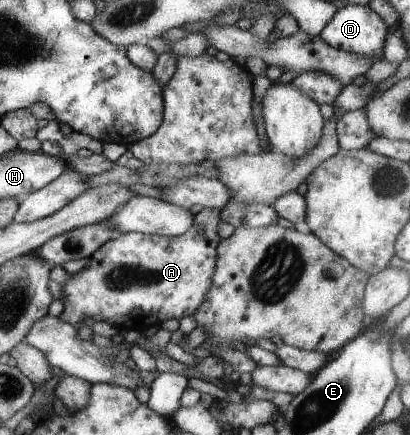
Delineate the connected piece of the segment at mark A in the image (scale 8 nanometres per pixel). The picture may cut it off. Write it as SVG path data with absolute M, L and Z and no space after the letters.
M202 208L195 214L193 224L188 231L185 231L179 236L159 236L156 234L145 234L140 232L124 232L113 240L105 241L88 259L88 263L80 269L77 273L70 276L66 283L61 285L61 303L63 304L63 311L57 317L63 322L69 323L73 326L79 326L81 323L93 321L105 321L120 331L136 330L142 332L148 327L160 327L161 323L166 319L176 318L182 319L186 316L192 316L196 308L205 300L205 293L209 291L210 276L215 268L216 263L216 248L219 242L216 234L216 225L221 221L219 218L220 208Z

